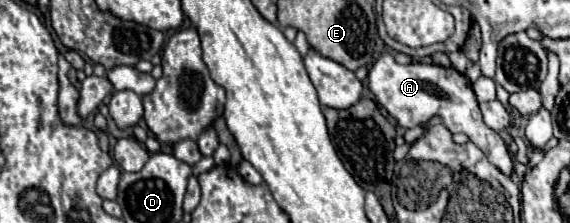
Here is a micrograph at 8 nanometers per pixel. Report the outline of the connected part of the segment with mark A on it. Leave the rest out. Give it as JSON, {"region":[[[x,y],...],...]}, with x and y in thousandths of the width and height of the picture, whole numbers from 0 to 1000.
{"region":[[[672,238],[647,318],[647,399],[661,435],[661,462],[672,471],[704,570],[732,570],[760,516],[770,516],[791,596],[816,596],[879,776],[900,776],[900,713],[886,632],[847,552],[826,372],[802,309],[746,283],[700,291],[686,238]]]}

